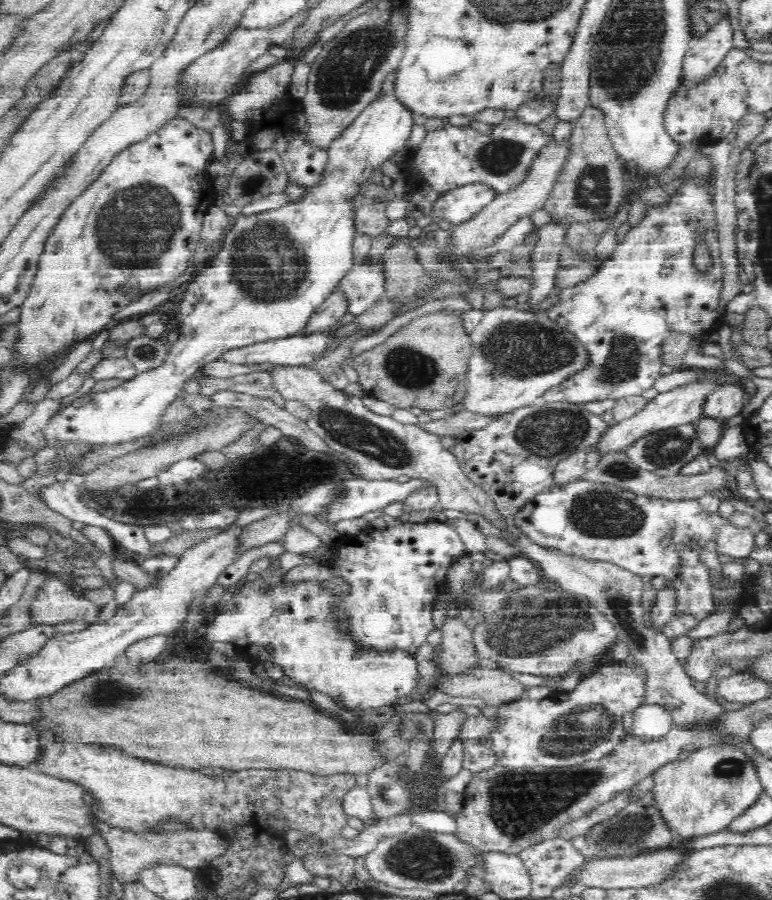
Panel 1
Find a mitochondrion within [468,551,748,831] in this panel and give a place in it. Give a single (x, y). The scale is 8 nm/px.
(515, 636)

